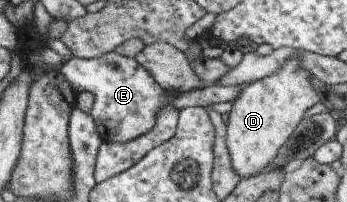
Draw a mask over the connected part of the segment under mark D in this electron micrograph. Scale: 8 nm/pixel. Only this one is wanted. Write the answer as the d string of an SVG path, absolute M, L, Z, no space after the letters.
M300 56L287 57L274 72L243 85L232 102L225 125L225 143L231 166L240 179L265 172L277 152L301 122L303 114L322 97L309 81L310 72L300 65Z

